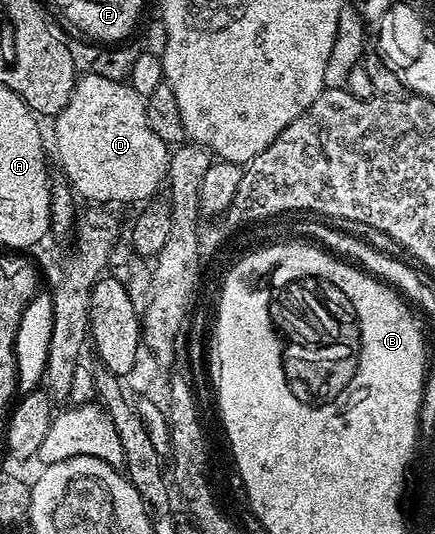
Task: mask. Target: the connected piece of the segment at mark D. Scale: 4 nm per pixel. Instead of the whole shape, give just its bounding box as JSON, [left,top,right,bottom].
[52,75,171,206]

